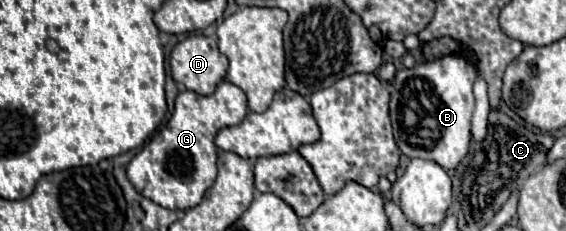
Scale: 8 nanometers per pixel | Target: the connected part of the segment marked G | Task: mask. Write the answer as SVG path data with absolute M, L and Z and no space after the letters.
M222 81L208 97L194 91L178 93L176 109L170 121L130 161L130 183L140 195L170 211L186 211L190 207L196 207L216 179L216 133L224 127L238 125L246 113L248 105L244 91L228 81Z

